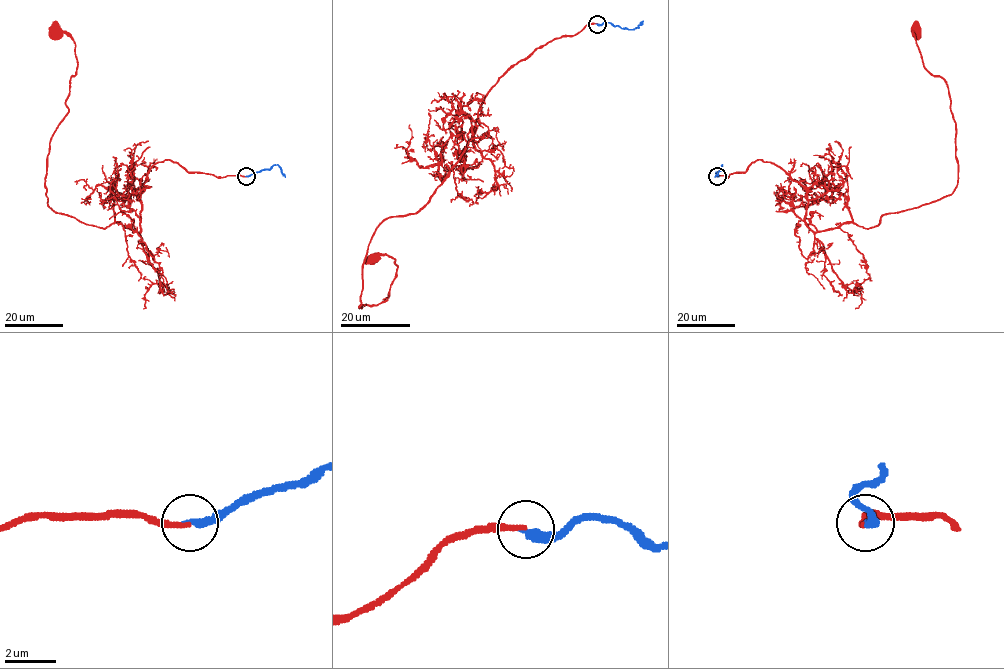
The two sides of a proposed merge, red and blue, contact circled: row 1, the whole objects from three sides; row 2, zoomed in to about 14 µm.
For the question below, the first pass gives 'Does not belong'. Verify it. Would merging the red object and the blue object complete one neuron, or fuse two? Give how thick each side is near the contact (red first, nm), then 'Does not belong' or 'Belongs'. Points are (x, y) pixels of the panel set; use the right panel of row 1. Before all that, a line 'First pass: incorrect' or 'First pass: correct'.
First pass: incorrect
Thickness 190 nm (red) against 340 nm. Belongs

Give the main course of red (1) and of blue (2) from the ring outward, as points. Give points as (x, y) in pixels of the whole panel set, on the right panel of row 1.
1: (717, 176), (770, 161), (805, 190), (814, 232), (871, 228), (949, 196), (956, 123), (916, 30)
2: (717, 176), (722, 165), (714, 177)

